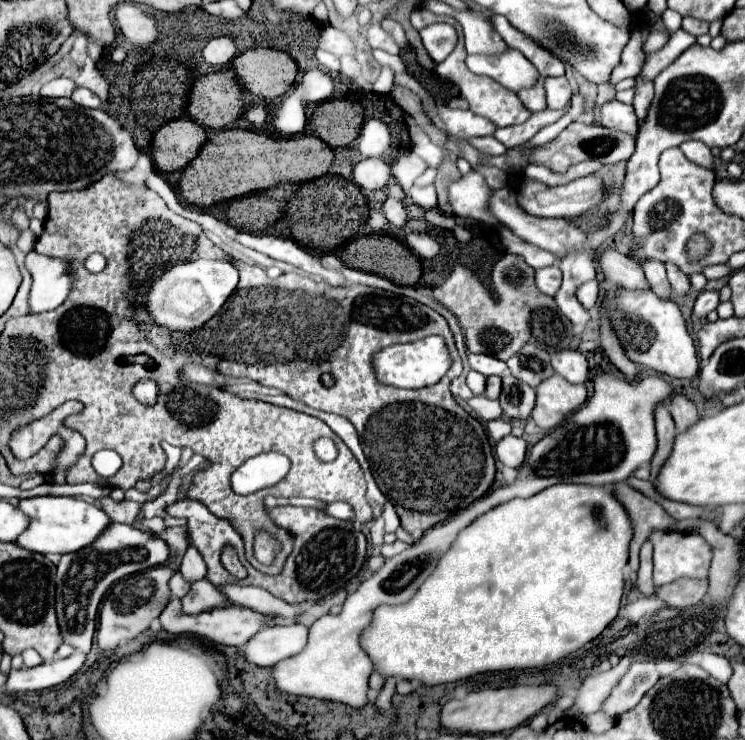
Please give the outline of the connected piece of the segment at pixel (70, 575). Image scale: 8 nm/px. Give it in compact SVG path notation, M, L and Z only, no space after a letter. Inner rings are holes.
M113 522L101 540L97 544L91 544L89 548L83 548L81 552L71 552L61 556L61 562L57 564L57 618L61 624L61 634L67 644L81 652L91 650L93 632L95 632L95 614L99 608L99 602L107 588L121 580L123 576L129 576L139 570L153 568L157 564L153 562L167 562L169 560L169 546L165 540L161 540L157 534L143 532L135 526L117 524Z

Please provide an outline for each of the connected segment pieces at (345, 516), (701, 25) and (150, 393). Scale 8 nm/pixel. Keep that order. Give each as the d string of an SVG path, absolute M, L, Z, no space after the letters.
M345 502L325 504L325 508L323 508L323 510L325 510L325 512L329 512L331 516L335 516L335 518L341 518L341 520L353 520L353 516L355 516L353 508L351 508L349 504L345 504Z
M691 16L683 18L683 28L685 28L689 34L693 34L693 36L701 36L701 34L707 34L707 32L709 32L709 24L707 24L707 22L697 20L697 18L691 18Z
M139 380L133 388L133 394L145 405L154 405L159 396L159 386L153 380Z

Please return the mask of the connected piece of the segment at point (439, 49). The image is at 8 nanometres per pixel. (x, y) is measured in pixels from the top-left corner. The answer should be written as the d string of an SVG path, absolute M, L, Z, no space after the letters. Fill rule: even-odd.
M433 24L433 26L423 28L419 34L421 34L421 40L423 40L429 56L435 62L443 62L457 44L457 32L449 24Z

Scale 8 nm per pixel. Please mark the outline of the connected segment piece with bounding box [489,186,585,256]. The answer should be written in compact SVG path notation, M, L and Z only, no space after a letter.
M505 186L503 190L495 190L493 196L491 196L491 206L489 206L489 212L499 218L505 226L509 226L519 238L543 248L543 250L549 250L557 256L565 256L565 252L569 250L575 250L575 248L583 248L585 246L585 232L579 230L577 226L571 226L565 218L539 218L539 216L531 216L527 214L521 206L517 206L517 198L515 198L515 190Z

